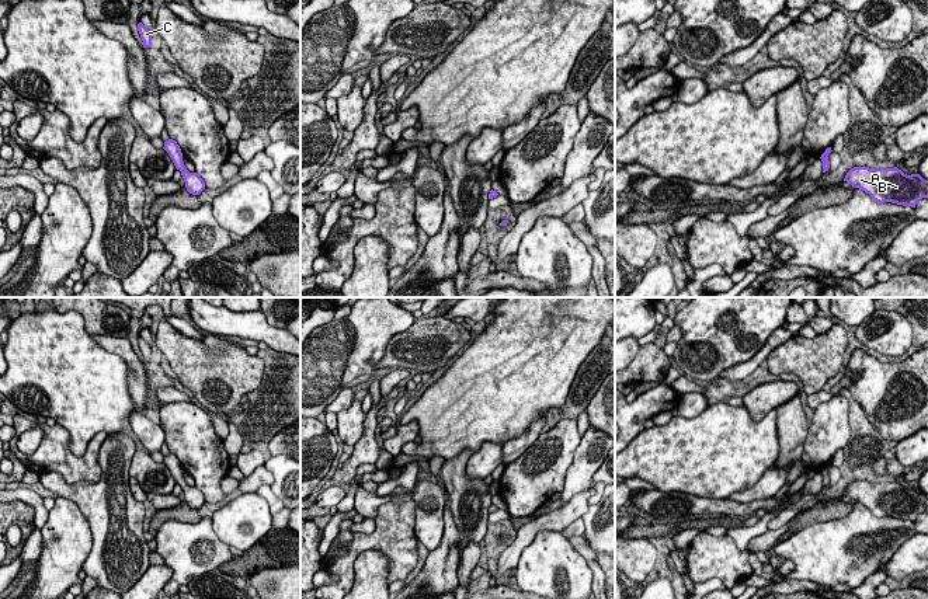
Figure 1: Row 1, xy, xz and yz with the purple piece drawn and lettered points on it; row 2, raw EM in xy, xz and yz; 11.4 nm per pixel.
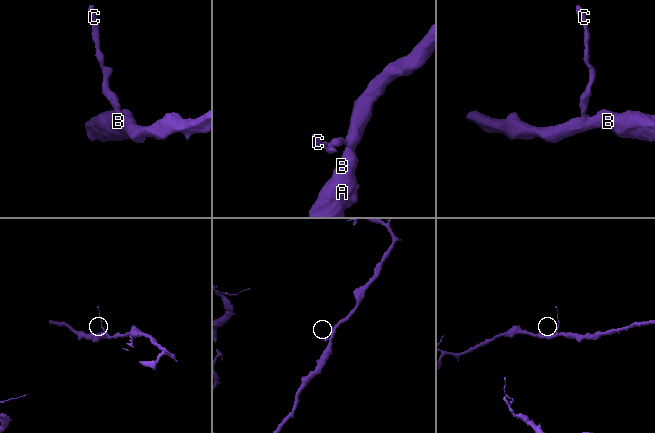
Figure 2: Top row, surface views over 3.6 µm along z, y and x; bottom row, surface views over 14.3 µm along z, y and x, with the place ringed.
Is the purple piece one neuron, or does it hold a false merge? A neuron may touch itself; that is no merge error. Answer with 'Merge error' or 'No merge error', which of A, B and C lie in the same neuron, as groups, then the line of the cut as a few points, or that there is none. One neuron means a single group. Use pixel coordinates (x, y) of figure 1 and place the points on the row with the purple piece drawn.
No merge error. Groups: A B C. No split

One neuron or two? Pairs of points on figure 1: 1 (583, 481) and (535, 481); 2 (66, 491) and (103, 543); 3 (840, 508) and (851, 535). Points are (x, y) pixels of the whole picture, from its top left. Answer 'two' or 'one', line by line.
1: two
2: one
3: two

